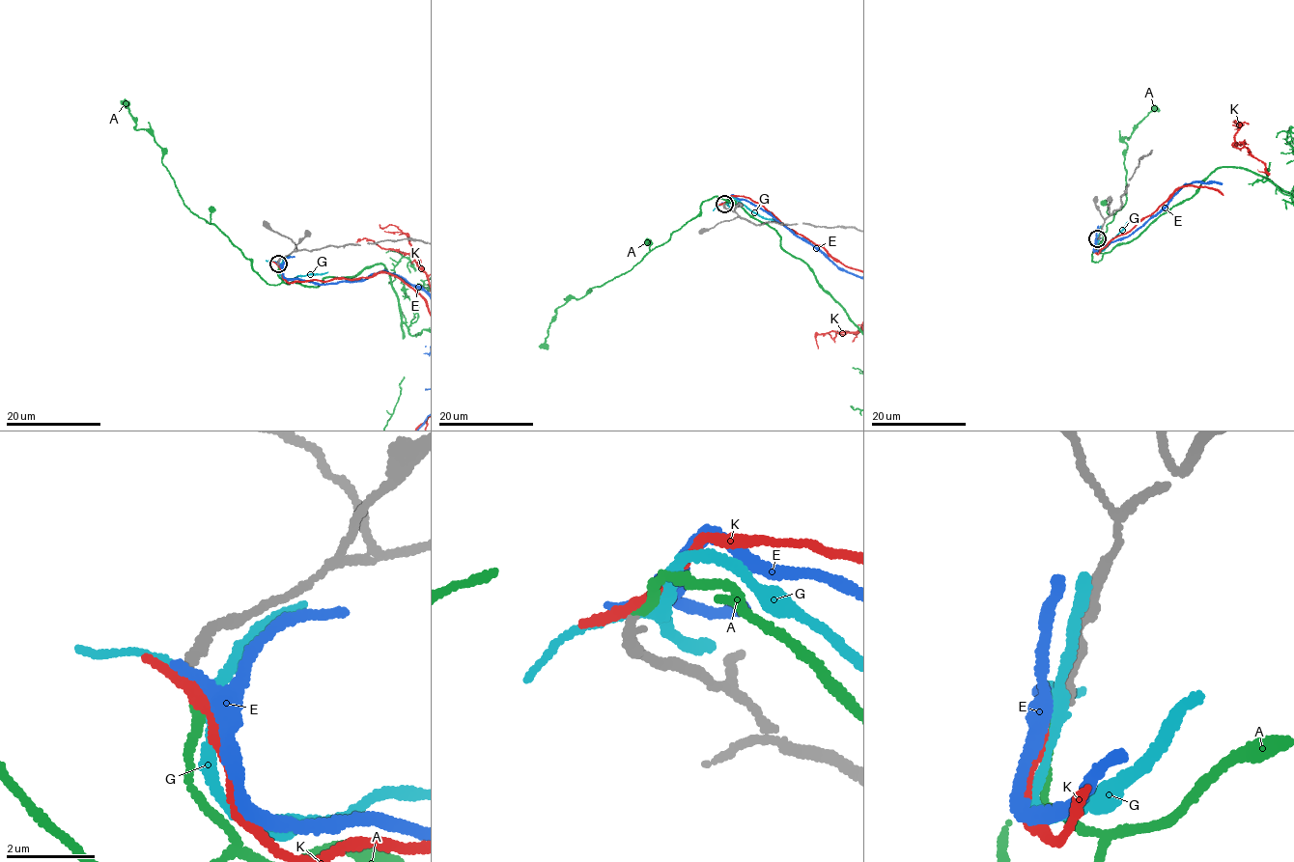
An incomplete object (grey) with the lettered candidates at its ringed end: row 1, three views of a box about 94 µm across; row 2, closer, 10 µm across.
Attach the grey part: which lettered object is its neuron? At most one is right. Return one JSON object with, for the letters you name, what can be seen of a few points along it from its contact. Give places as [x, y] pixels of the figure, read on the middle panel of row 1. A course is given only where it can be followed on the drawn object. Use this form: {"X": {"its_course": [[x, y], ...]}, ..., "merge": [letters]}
{"merge": ["A"]}

